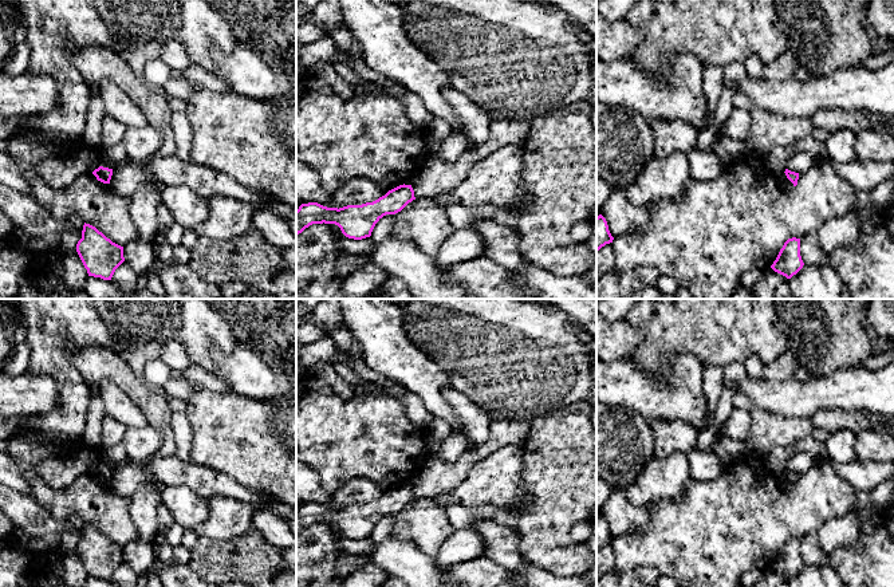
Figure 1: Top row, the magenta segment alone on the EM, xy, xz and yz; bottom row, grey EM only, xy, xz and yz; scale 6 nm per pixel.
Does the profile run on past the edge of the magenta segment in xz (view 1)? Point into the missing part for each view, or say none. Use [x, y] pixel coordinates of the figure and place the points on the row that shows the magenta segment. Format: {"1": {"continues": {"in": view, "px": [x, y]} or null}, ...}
{"1": {"continues": null}}

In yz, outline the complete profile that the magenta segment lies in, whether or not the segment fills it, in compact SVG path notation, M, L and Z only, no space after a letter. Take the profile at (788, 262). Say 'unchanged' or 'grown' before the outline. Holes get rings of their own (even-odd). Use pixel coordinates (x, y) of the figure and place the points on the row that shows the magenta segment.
unchanged; M792 237L784 243L771 268L787 279L791 279L803 268L803 265L804 263L800 256L800 239Z

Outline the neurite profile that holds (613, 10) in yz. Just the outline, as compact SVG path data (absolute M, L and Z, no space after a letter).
M596 0L596 11L609 21L619 20L641 0Z

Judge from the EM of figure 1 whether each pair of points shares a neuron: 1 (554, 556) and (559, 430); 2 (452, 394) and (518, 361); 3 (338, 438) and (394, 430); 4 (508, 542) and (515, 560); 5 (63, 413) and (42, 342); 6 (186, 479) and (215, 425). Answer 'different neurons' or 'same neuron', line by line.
1: same neuron
2: different neurons
3: same neuron
4: same neuron
5: same neuron
6: different neurons

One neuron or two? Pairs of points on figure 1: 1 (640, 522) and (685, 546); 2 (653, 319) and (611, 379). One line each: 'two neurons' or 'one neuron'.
1: two neurons
2: two neurons

